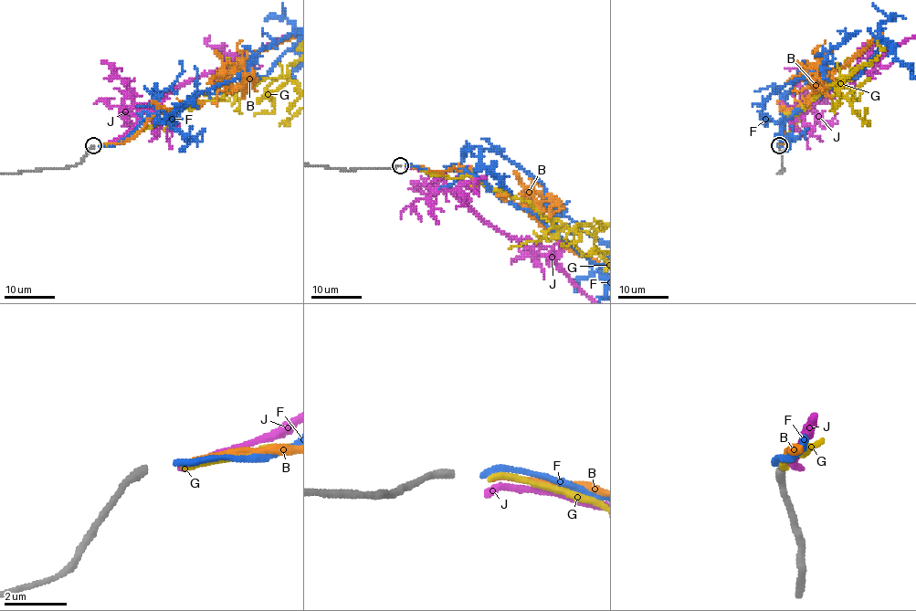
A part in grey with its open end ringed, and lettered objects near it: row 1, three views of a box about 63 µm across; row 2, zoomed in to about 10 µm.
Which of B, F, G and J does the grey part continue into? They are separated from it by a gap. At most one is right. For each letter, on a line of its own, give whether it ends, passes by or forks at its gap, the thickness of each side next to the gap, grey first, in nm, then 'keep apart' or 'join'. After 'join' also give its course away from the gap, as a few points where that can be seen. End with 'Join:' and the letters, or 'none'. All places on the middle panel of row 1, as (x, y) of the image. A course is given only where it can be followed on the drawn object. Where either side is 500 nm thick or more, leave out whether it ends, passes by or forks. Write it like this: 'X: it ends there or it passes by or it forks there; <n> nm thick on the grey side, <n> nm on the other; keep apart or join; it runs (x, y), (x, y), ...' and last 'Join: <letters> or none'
B: it ends there; 260 nm thick on the grey side, 180 nm on the other; join
F: it ends there; 260 nm thick on the grey side, 200 nm on the other; keep apart
G: it ends there; 260 nm thick on the grey side, 170 nm on the other; keep apart
J: it ends there; 260 nm thick on the grey side, 220 nm on the other; keep apart
Join: B

